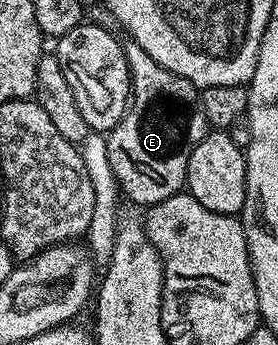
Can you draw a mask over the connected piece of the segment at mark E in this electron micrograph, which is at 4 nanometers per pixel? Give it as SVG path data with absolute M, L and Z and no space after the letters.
M127 42L124 50L126 52L126 60L128 61L128 69L130 70L130 90L132 92L132 98L130 100L130 106L126 108L126 116L105 136L107 141L108 165L111 166L112 173L115 175L115 181L118 183L121 194L125 198L127 195L134 203L149 205L151 203L159 203L168 197L177 195L185 188L188 157L192 157L192 149L196 149L196 145L200 145L202 138L207 135L208 124L202 112L202 100L200 98L199 88L193 87L184 77L180 77L176 73L164 69L164 65L156 65L156 61L152 61L152 57L148 57L148 53L144 53L144 49L140 49L140 45Z

